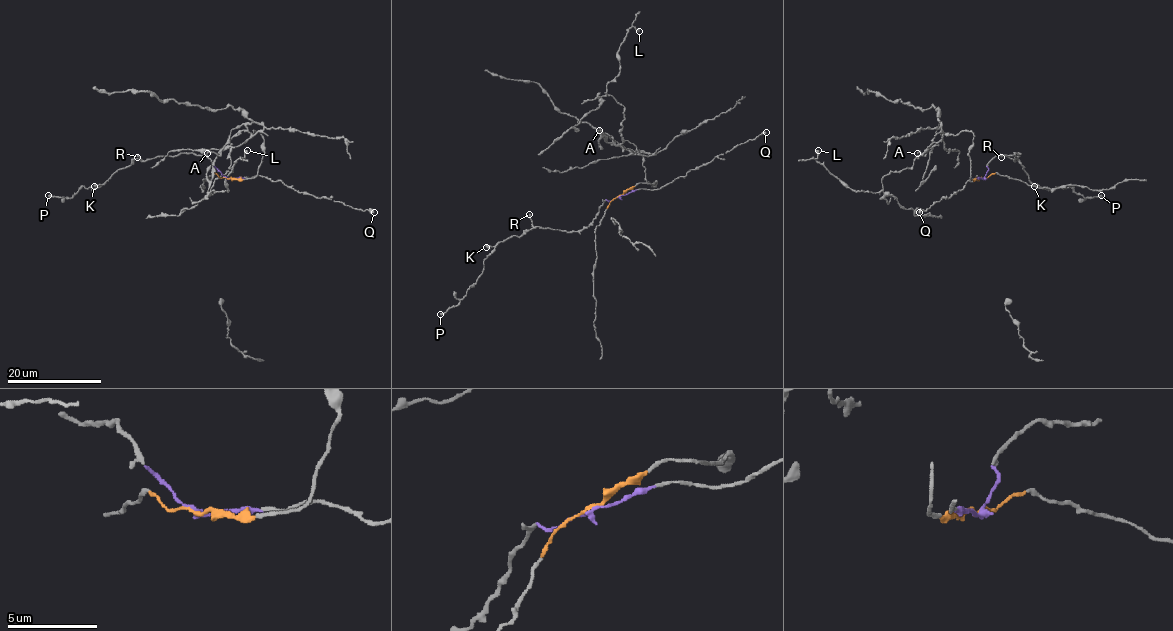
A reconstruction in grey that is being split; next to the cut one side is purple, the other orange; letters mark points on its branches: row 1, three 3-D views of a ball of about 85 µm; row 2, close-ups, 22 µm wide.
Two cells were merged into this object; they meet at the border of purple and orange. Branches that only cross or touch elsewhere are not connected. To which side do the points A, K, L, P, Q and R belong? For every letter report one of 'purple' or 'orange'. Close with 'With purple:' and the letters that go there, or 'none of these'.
A: orange
K: purple
L: orange
P: purple
Q: purple
R: purple
With purple: K, P, Q, R

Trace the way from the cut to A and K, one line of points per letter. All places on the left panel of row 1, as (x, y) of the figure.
A: (227, 178), (245, 179), (257, 173), (263, 155), (261, 133), (254, 131), (220, 155), (207, 153)
K: (227, 178), (207, 155), (184, 153), (140, 161), (136, 158), (102, 184), (94, 186)

